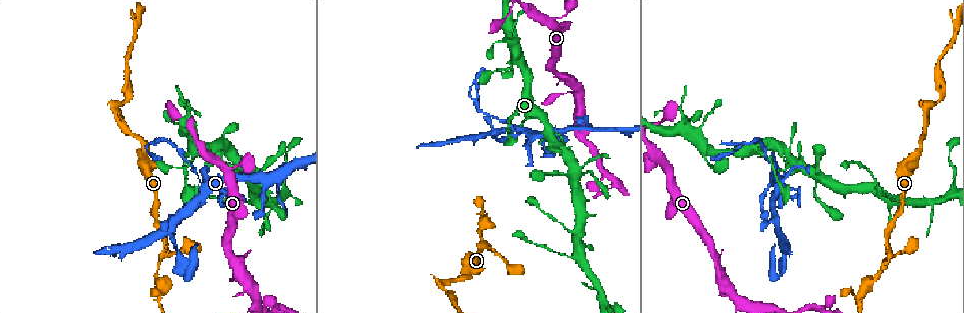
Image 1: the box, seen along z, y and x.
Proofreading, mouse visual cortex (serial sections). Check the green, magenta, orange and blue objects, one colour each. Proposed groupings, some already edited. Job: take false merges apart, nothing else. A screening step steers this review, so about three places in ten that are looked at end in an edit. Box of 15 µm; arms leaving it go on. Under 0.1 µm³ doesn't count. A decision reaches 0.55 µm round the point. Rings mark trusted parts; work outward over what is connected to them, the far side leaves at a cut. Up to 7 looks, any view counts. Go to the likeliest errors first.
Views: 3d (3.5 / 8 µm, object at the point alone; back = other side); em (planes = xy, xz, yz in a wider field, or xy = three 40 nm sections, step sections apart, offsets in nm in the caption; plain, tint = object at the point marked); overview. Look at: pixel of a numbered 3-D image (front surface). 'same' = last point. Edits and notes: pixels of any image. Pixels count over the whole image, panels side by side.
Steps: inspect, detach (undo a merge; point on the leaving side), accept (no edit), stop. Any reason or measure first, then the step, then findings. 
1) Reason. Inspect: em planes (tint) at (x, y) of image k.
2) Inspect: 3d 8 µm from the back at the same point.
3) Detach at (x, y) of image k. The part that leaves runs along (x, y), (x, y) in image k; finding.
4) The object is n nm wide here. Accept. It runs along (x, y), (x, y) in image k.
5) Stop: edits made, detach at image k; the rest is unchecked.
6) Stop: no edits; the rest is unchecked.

Sharp bend. Inspect: 3d 3.5 µm at (440, 283) of image 1.

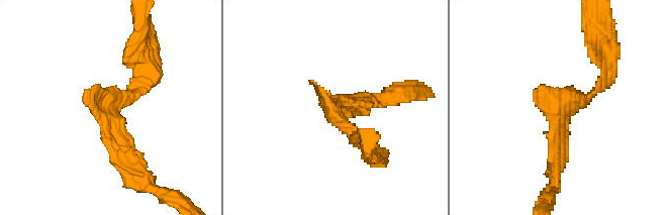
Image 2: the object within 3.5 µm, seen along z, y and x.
Inspect: em planes (tint) at (563, 113) of image 2.

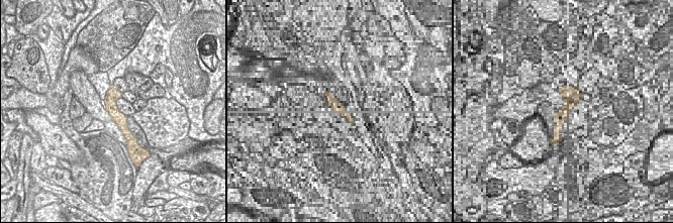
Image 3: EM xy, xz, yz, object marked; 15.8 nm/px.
Accept. It runs along (552, 172), (555, 122), (603, 82) in image 2; all the same cell.

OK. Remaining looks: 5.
Three arms meet. Inspect: 3d 8 µm at (170, 226) of image 1.

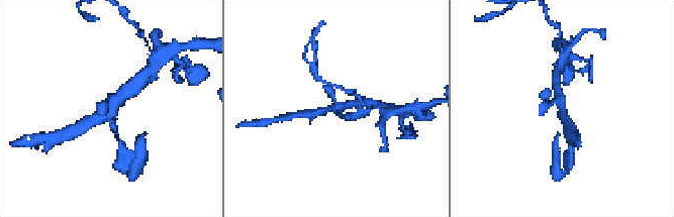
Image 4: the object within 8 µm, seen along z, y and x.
Inspect: 3d 3.5 µm at (109, 108) of image 4.

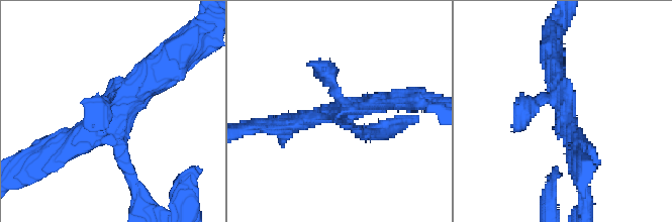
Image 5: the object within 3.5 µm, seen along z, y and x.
Inspect: em xy step 2 (tint) at (341, 111) of image 5.

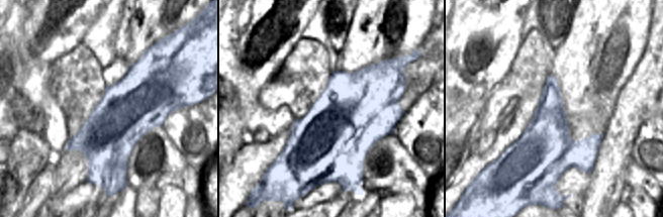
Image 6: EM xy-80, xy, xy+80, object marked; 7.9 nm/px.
Accept. It runs along (164, 66), (114, 105), (126, 168) in image 5; continuous, no second cell.

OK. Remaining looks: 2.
Inspect: 3d 8 µm at (889, 250) of image 1.

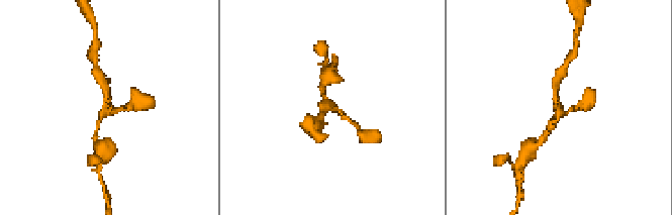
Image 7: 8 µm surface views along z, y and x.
Shape alone is not enough. Inspect: em xy step 5 (tint) at (560, 107) of image 7.

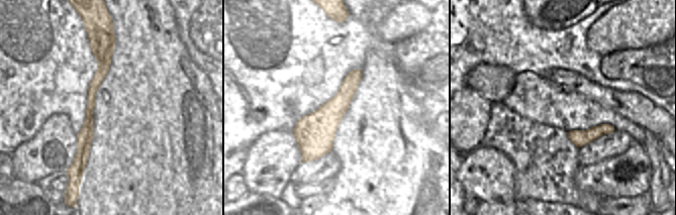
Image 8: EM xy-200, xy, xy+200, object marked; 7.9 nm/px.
The arms are 150, 200, 200 nm wide. Accept. It runs along (110, 45), (91, 92), (83, 164) in image 8; continuous, no second cell.

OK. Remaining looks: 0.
Stop: no edits; the rest is unchecked.

